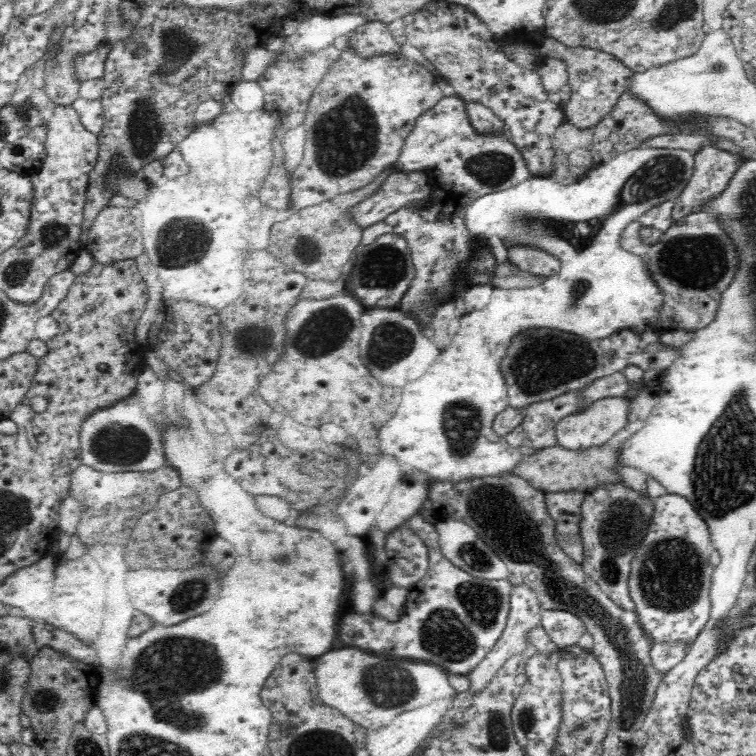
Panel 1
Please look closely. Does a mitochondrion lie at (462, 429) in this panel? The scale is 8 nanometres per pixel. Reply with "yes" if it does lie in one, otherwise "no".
yes

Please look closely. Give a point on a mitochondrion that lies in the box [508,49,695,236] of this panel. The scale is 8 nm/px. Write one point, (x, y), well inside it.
(661, 176)

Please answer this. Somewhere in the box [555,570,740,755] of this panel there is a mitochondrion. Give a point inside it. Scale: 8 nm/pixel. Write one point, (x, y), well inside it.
(632, 690)

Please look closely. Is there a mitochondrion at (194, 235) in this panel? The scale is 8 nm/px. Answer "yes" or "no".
yes

